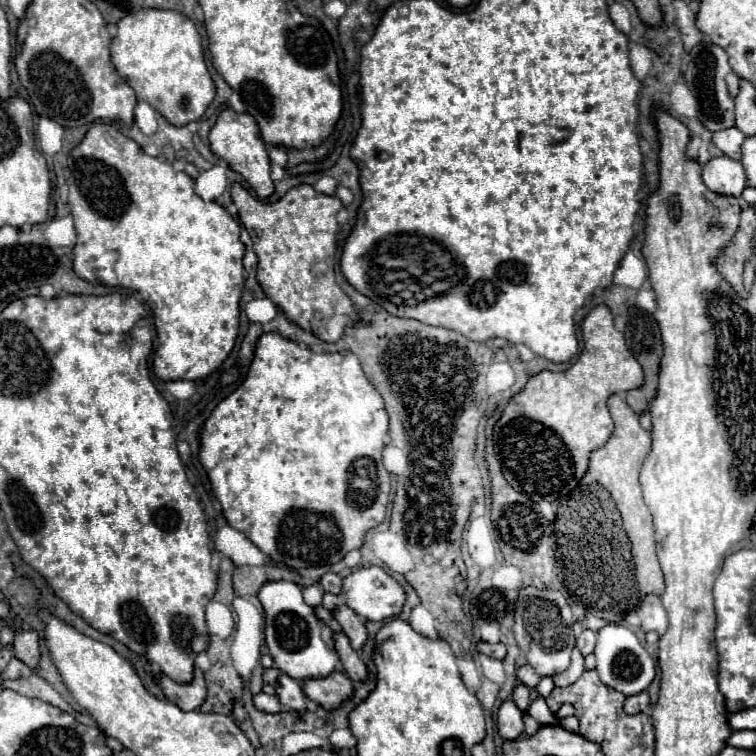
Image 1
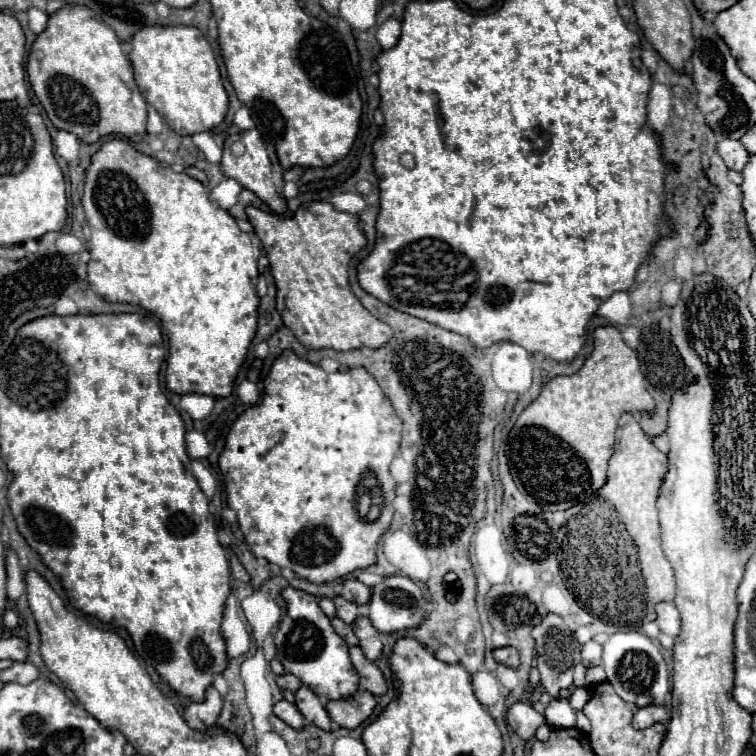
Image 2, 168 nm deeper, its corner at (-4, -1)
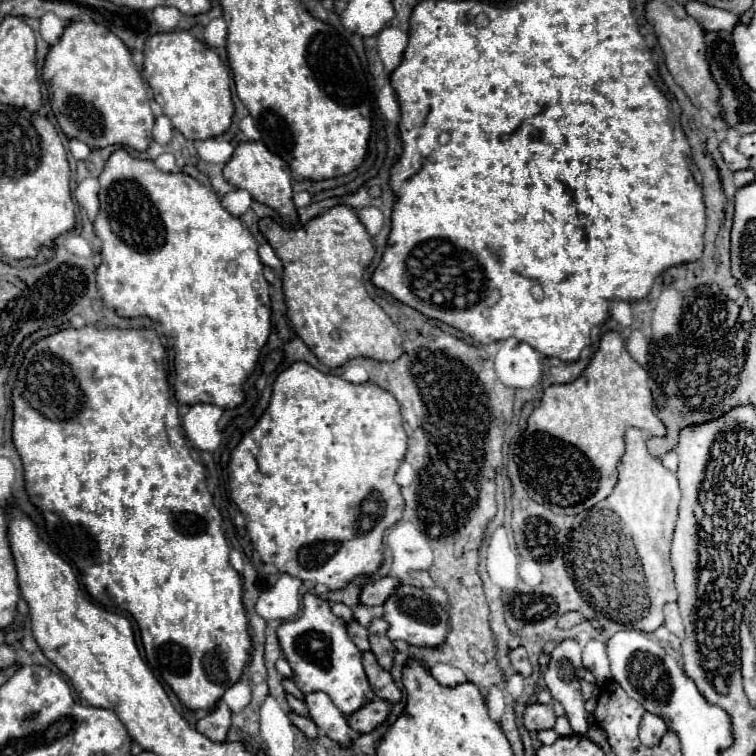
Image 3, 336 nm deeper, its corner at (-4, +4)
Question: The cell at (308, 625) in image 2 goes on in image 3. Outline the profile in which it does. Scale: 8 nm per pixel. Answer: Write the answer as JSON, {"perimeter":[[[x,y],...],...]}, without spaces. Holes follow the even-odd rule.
{"perimeter":[[[305,593],[303,613],[297,619],[285,621],[277,629],[279,645],[287,663],[293,669],[293,681],[303,693],[323,691],[331,697],[333,705],[343,713],[351,715],[373,699],[371,685],[361,665],[361,651],[353,645],[345,631],[345,621],[335,617],[329,609],[329,601]]]}

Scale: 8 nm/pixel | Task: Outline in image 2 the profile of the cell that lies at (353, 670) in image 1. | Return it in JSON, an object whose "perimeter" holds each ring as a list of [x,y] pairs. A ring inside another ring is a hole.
{"perimeter":[[[359,646],[351,648],[349,652],[351,652],[353,666],[355,666],[355,670],[357,670],[359,676],[361,676],[361,682],[359,682],[361,688],[367,690],[367,692],[371,692],[373,696],[383,696],[383,694],[387,692],[387,682],[385,682],[385,678],[383,678],[383,674],[381,674],[379,666],[377,666],[375,662],[369,662],[369,660],[363,656],[363,652],[361,652]]]}

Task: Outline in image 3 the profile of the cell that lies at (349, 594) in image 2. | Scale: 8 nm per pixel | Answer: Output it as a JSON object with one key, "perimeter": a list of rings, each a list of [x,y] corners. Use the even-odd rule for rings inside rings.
{"perimeter":[[[381,577],[381,579],[367,581],[361,587],[359,603],[361,605],[383,605],[387,595],[391,595],[391,591],[395,591],[397,585],[399,585],[399,581],[395,581],[391,577]]]}

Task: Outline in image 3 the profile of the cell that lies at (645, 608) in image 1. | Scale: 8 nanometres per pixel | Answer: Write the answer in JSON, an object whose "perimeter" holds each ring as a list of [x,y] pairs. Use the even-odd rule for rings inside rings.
{"perimeter":[[[667,603],[665,607],[665,627],[675,633],[677,637],[683,637],[685,635],[685,627],[683,627],[683,621],[681,621],[681,615],[679,615],[679,609],[677,609],[677,603]]]}

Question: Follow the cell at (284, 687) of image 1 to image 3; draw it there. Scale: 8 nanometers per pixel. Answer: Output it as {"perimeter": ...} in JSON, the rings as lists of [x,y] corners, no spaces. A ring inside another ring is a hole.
{"perimeter":[[[313,691],[305,695],[305,705],[309,709],[311,719],[315,721],[315,725],[331,739],[335,739],[337,743],[349,745],[351,735],[349,735],[349,725],[345,715],[331,703],[331,699],[321,693],[321,691]]]}

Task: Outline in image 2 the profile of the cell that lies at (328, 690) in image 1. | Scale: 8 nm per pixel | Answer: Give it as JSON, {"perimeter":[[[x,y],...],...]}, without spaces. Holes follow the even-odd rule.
{"perimeter":[[[357,692],[349,700],[331,700],[327,702],[327,712],[333,722],[341,728],[357,728],[363,724],[375,710],[377,700],[369,692]]]}

